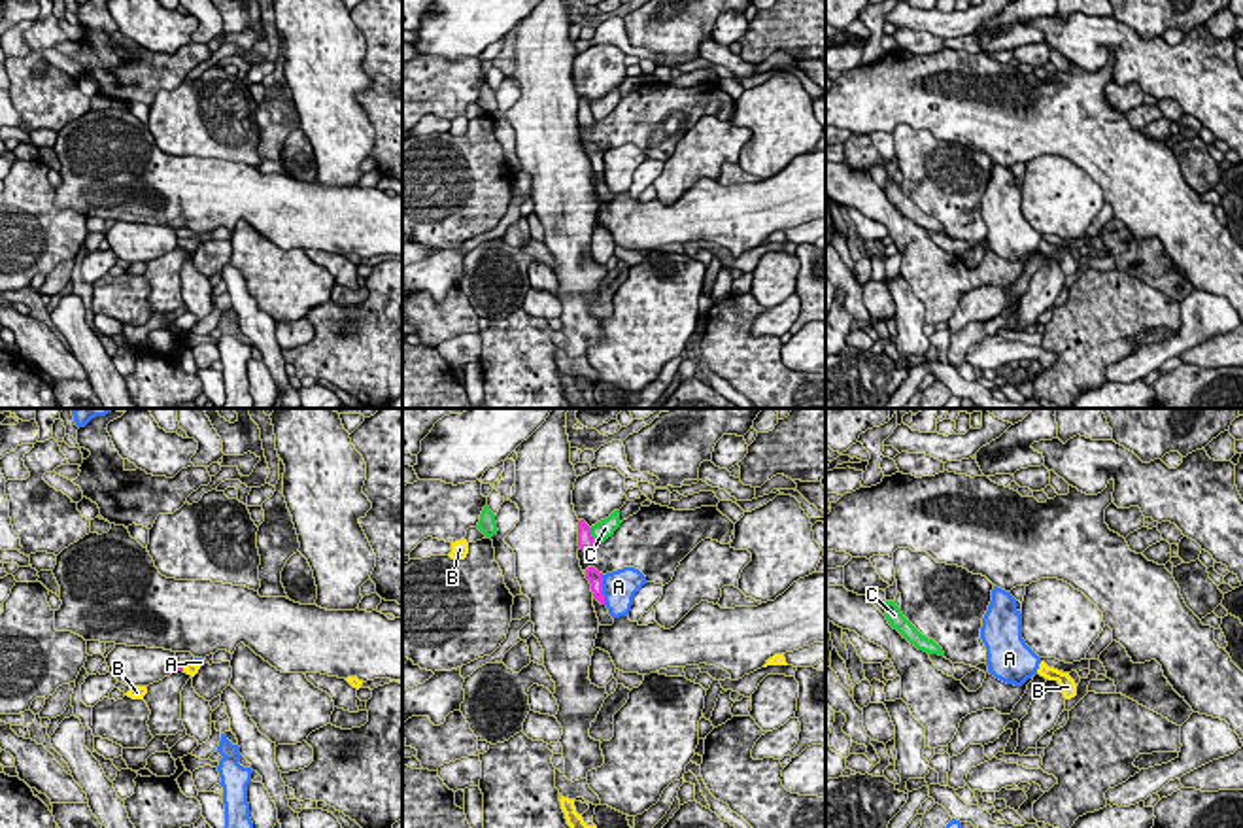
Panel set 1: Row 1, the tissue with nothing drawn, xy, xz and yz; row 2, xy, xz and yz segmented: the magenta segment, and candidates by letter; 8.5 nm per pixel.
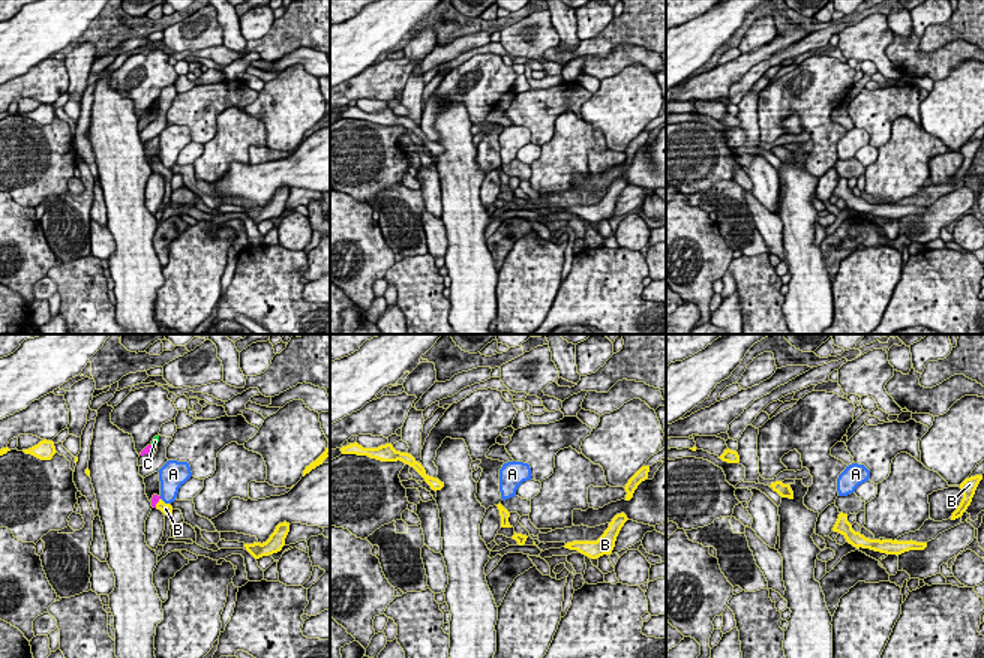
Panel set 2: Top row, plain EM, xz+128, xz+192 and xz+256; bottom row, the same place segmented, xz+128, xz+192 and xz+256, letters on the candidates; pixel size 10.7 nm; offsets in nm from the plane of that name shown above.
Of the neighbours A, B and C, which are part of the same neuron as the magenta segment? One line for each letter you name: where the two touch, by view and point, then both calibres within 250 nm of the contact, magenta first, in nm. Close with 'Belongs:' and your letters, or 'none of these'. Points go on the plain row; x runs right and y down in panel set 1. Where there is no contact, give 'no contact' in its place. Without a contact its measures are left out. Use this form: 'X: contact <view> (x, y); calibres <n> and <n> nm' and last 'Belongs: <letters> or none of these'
B: contact xy (184, 242); calibres 60 and 100 nm
Belongs: B

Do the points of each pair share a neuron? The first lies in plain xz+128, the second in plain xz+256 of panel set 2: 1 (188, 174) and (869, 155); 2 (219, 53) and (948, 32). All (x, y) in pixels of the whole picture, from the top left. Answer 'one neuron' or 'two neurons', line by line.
1: two neurons
2: one neuron

